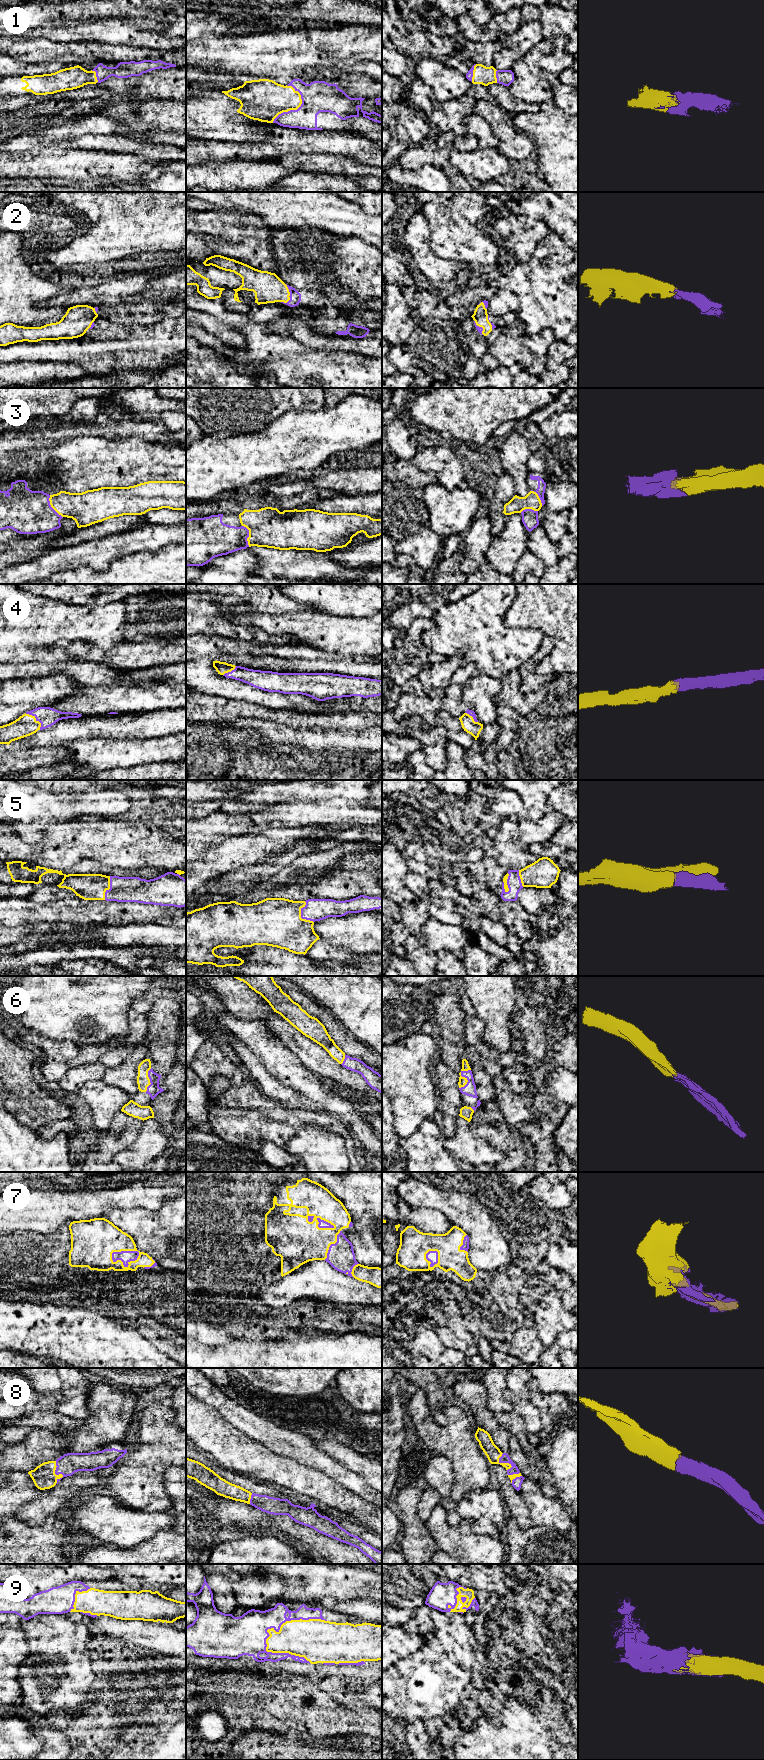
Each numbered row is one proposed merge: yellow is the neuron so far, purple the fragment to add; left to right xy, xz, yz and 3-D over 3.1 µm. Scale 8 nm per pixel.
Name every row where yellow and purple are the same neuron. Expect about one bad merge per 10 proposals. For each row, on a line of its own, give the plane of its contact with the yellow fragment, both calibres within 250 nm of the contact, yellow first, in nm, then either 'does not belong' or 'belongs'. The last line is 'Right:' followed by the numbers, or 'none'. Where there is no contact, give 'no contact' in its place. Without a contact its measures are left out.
1: meets yellow in xz; 320 nm thick on the yellow side, 260 nm on the other; belongs
2: meets yellow in xz; 240 nm thick on the yellow side, 100 nm on the other; belongs
3: meets yellow in xy; 240 nm thick on the yellow side, 360 nm on the other; belongs
4: meets yellow in xy; 170 nm thick on the yellow side, 150 nm on the other; belongs
5: meets yellow in xz; 400 nm thick on the yellow side, 180 nm on the other; belongs
6: meets yellow in yz; 70 nm thick on the yellow side, 100 nm on the other; belongs
7: meets yellow in xy; 360 nm thick on the yellow side, 100 nm on the other; belongs
8: meets yellow in xy; 190 nm thick on the yellow side, 170 nm on the other; belongs
9: meets yellow in xz; 320 nm thick on the yellow side, 220 nm on the other; belongs
Right: 1, 2, 3, 4, 5, 6, 7, 8, 9

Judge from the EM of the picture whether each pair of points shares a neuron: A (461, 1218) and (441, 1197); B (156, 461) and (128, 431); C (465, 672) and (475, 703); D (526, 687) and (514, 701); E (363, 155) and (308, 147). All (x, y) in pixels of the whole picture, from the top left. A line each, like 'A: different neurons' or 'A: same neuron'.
A: same neuron
B: different neurons
C: different neurons
D: different neurons
E: same neuron

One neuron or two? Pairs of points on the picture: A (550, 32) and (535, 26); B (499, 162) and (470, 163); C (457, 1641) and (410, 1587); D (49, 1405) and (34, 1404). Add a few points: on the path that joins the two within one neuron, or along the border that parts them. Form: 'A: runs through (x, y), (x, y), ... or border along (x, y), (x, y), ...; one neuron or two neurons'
A: border along (522, 23), (536, 20), (541, 25), (544, 37); two neurons
B: runs through (492, 164), (477, 164); one neuron
C: border along (424, 1603), (417, 1608); two neurons
D: runs through (45, 1404), (38, 1404); one neuron

